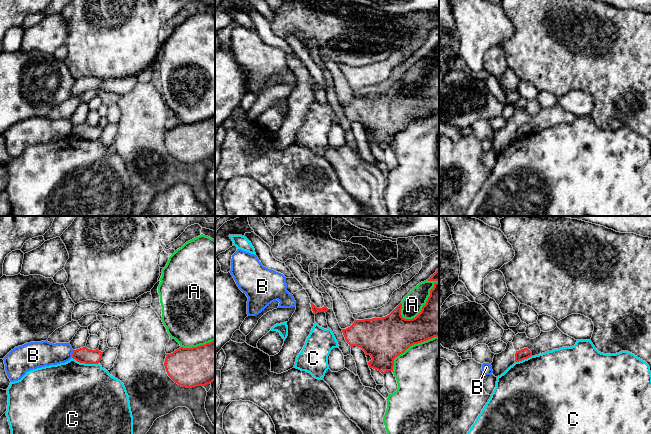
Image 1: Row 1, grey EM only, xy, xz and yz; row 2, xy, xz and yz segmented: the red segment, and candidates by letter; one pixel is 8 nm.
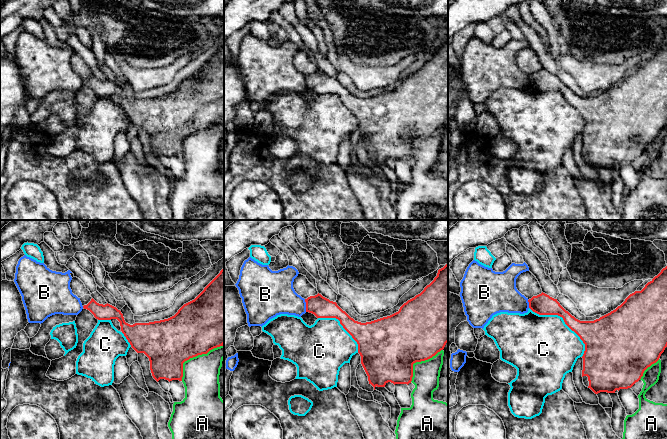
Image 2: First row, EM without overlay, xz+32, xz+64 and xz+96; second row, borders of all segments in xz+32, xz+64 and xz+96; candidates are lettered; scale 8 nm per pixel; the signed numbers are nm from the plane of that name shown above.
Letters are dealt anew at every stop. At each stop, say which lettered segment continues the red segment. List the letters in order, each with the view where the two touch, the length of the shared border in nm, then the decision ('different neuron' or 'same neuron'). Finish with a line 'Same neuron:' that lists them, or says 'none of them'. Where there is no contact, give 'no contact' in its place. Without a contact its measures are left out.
A: contact in xz; length 420 nm; different neuron
B: contact in xy; length 70 nm; different neuron
C: contact in xy; length 220 nm; different neuron
Same neuron: none of them

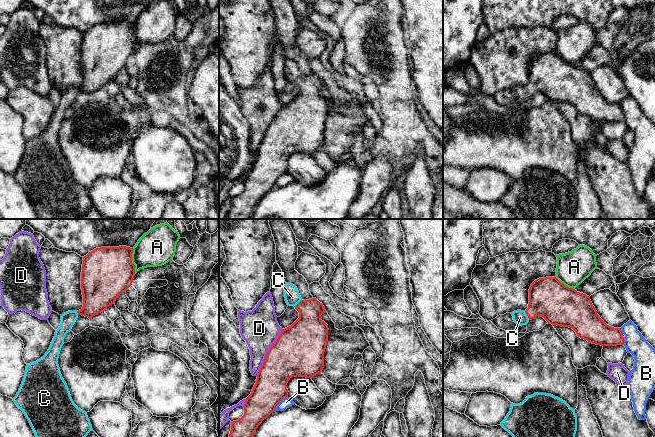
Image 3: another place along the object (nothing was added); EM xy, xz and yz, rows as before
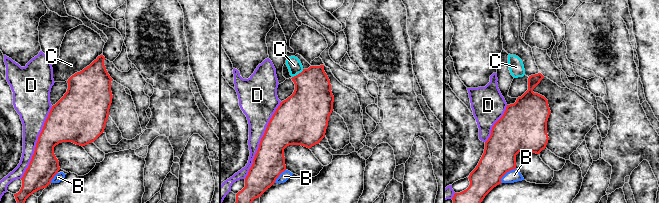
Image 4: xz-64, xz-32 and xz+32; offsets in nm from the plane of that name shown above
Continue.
A: contact in xy; length 200 nm; different neuron
B: contact in xz; length 160 nm; different neuron
C: contact in yz; length 80 nm; same neuron
D: contact in xz; length 440 nm; different neuron
Same neuron: C

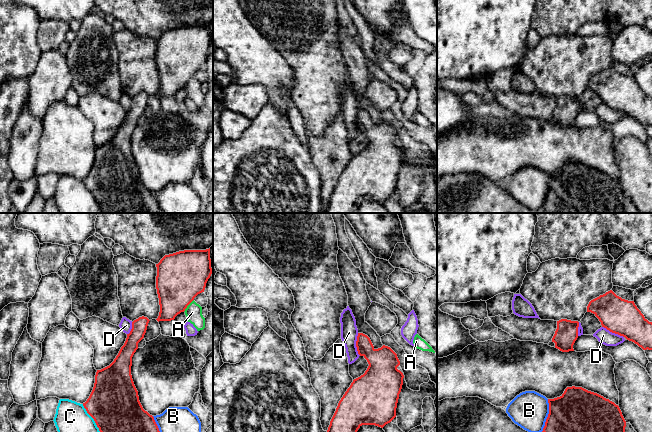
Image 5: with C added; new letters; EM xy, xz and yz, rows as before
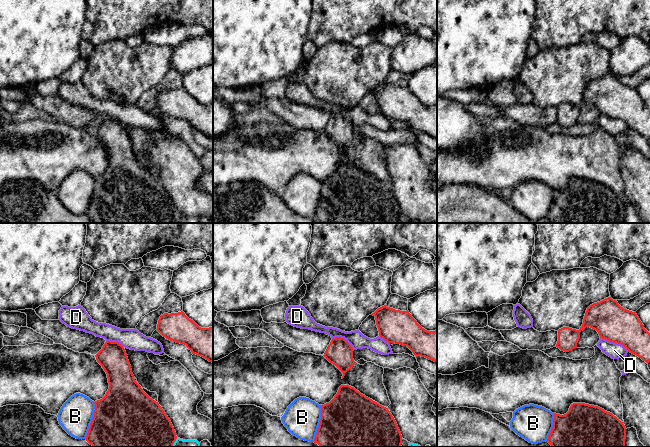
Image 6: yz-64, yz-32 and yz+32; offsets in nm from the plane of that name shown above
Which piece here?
A: contact in xy; length 130 nm; different neuron
B: contact in yz; length 280 nm; different neuron
C: contact in xy; length 300 nm; different neuron
D: contact in xz; length 190 nm; different neuron
Same neuron: none of them

